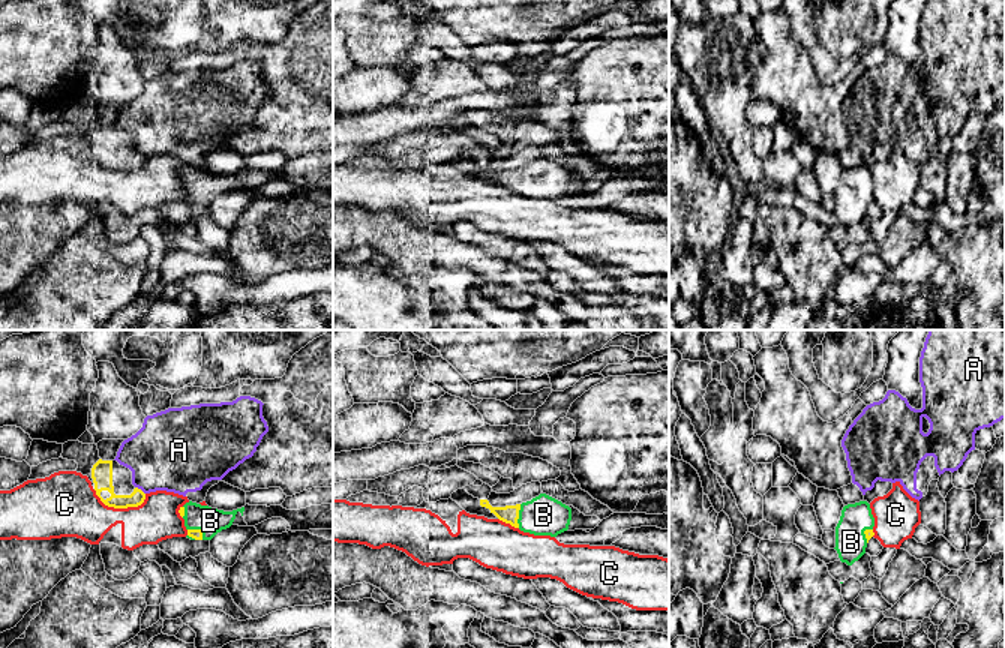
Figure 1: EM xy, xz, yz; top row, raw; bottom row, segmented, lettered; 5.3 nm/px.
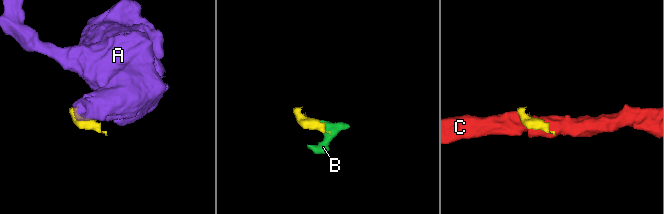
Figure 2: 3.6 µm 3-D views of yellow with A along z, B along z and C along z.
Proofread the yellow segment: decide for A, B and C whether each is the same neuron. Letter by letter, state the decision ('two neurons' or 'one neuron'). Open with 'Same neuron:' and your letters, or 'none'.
Same neuron: B
A: two neurons
B: one neuron
C: two neurons

